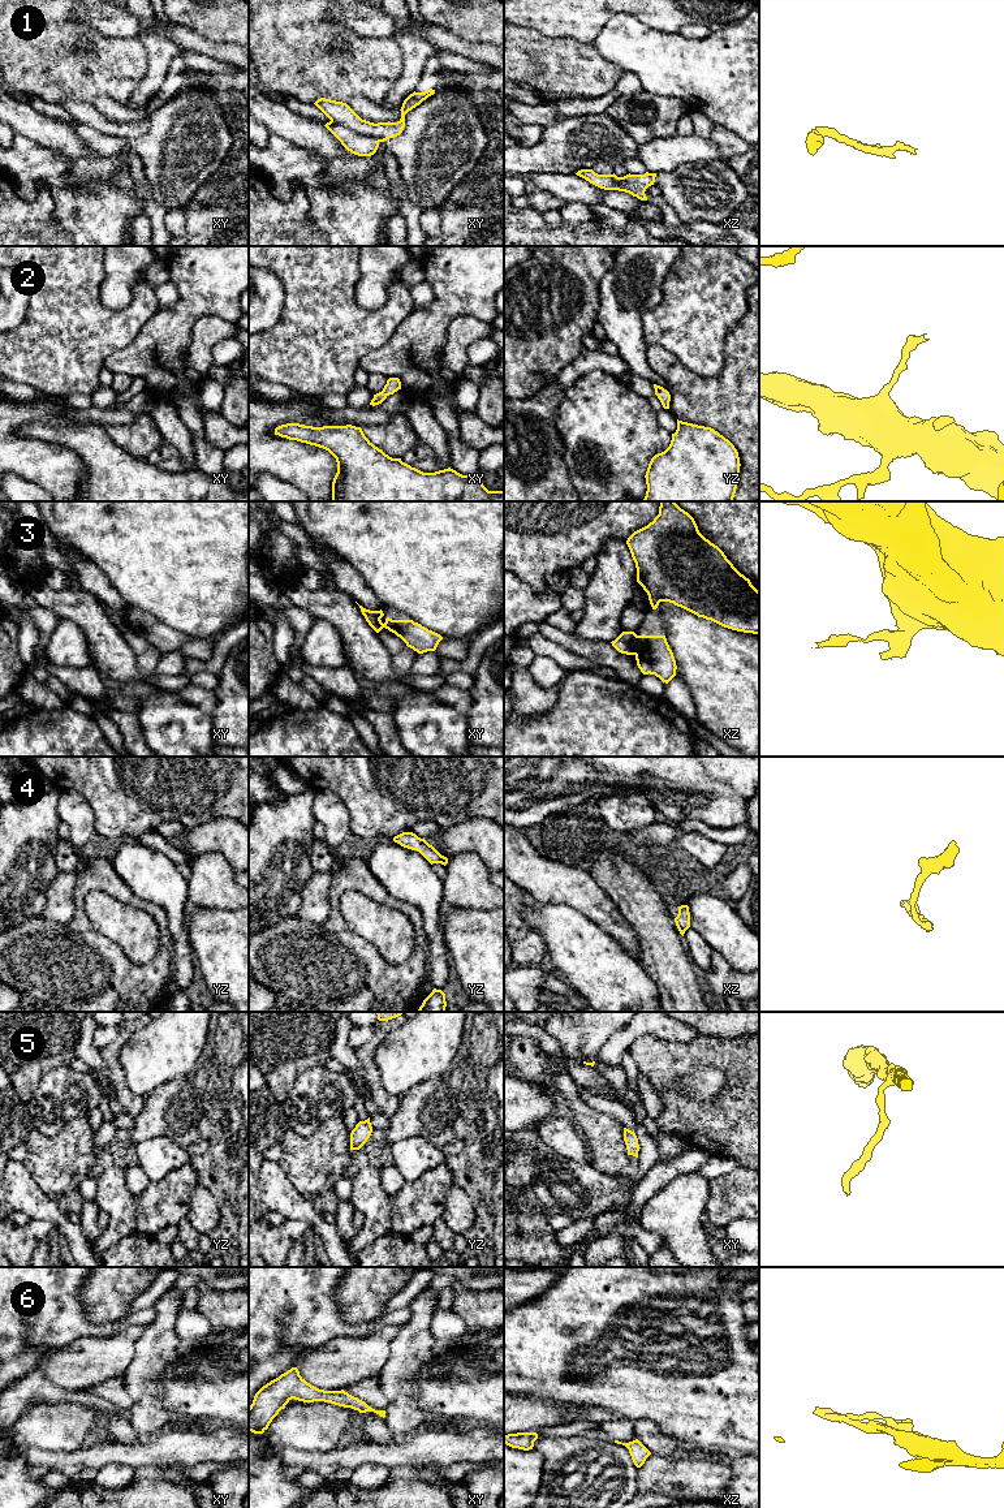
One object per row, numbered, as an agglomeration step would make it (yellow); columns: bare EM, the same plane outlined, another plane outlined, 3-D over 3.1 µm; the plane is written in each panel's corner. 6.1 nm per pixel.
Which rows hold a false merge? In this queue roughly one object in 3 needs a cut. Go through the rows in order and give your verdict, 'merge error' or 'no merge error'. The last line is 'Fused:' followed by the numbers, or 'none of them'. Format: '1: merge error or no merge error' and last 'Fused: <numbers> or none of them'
1: merge error
2: no merge error
3: merge error
4: no merge error
5: no merge error
6: no merge error
Fused: 1, 3

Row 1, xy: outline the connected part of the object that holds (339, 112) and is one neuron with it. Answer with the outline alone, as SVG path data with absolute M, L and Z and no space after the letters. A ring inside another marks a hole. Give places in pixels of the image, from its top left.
M430 89L425 92L413 92L402 103L401 119L397 122L370 122L362 120L346 103L336 102L326 98L318 99L314 104L333 122L341 124L348 129L372 137L379 142L400 135L405 128L405 115L419 105L428 96L434 95L435 90Z

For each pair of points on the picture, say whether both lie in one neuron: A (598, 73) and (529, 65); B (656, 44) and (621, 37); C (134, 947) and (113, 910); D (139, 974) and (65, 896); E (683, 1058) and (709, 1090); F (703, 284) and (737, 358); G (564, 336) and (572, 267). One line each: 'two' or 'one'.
A: one
B: one
C: one
D: two
E: two
F: two
G: one

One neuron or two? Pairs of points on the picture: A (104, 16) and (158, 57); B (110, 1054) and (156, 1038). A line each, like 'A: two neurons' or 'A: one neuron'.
A: two neurons
B: two neurons

